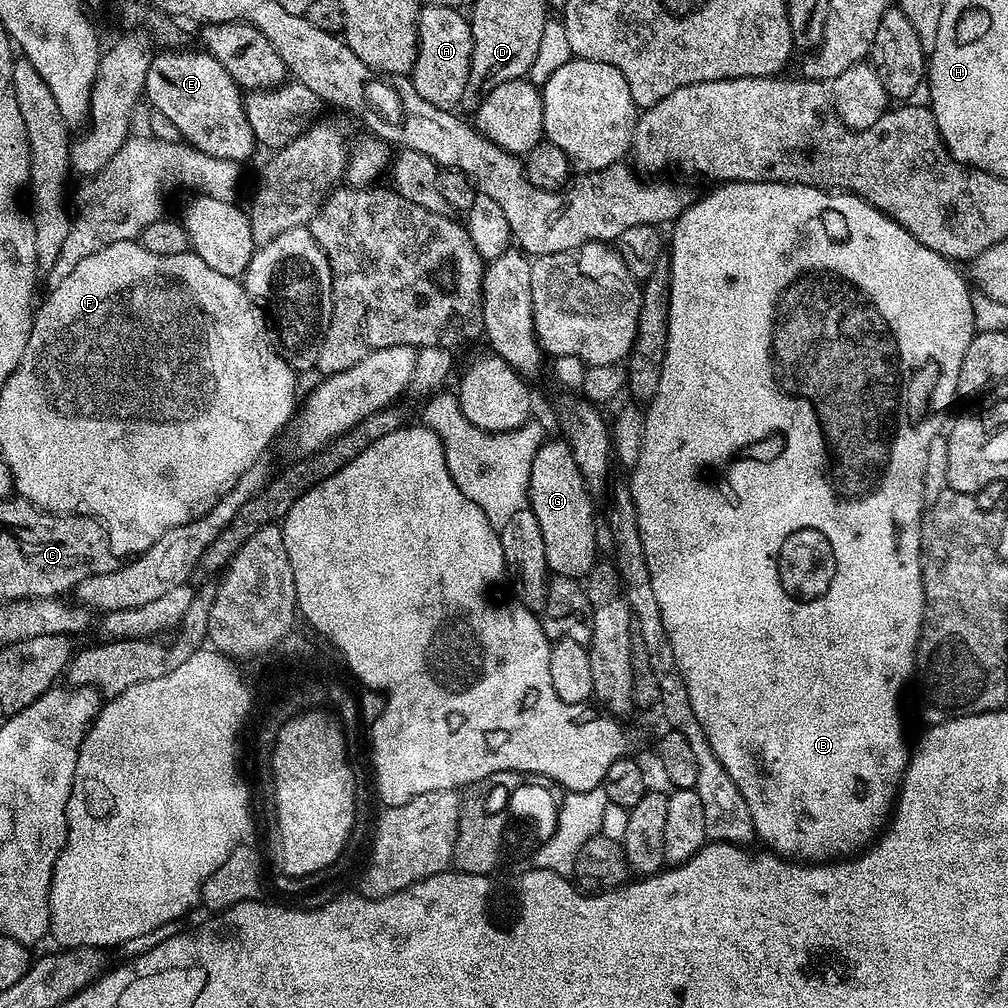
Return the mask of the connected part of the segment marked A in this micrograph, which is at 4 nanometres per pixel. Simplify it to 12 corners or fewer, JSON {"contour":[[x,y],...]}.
{"contour":[[424,4],[414,90],[439,108],[463,101],[472,25],[460,8]]}

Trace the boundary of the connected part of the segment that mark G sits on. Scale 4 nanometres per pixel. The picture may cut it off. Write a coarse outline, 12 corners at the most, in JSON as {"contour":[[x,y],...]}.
{"contour":[[563,438],[530,466],[527,507],[552,576],[598,563],[596,508]]}

